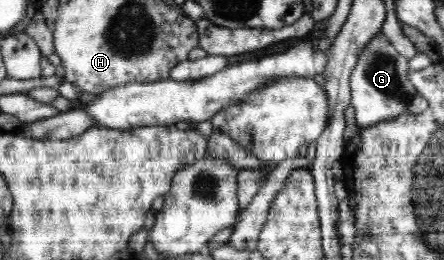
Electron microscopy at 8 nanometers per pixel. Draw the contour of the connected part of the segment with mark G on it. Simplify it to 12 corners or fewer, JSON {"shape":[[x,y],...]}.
{"shape":[[383,33],[349,78],[357,128],[421,114],[428,100]]}

